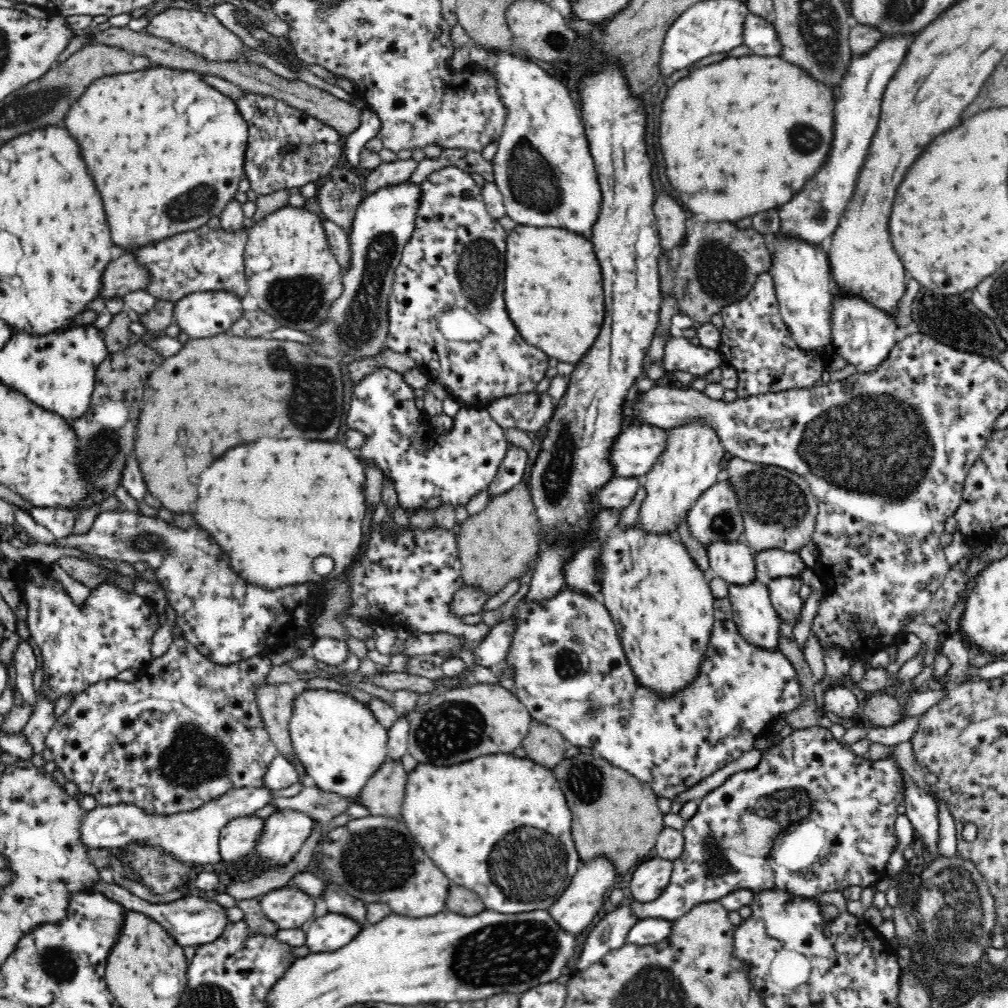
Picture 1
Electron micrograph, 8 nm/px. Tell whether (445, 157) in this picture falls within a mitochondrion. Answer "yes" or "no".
no

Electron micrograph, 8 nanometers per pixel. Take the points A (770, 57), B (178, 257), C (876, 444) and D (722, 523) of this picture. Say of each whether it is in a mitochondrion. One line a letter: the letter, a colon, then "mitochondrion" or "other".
A: other
B: other
C: mitochondrion
D: mitochondrion

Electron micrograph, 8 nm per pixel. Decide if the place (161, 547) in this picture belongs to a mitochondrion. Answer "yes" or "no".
yes

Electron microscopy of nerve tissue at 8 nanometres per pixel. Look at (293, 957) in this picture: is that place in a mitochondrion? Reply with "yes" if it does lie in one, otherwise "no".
no

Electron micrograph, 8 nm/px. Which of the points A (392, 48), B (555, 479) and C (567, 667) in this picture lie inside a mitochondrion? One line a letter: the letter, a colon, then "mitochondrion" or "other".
A: other
B: mitochondrion
C: mitochondrion

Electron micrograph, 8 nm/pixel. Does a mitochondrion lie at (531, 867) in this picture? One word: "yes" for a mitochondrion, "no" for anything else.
yes

